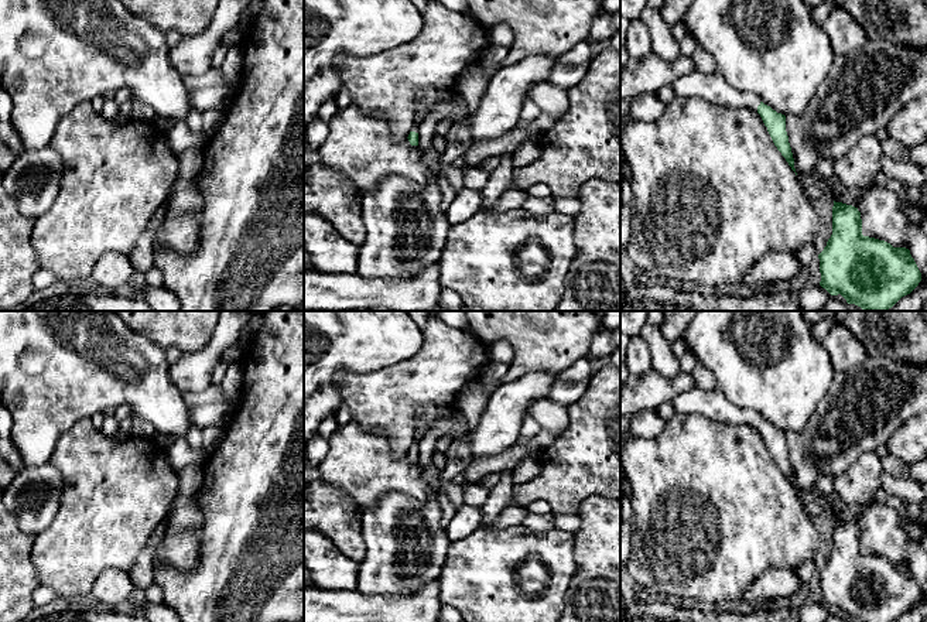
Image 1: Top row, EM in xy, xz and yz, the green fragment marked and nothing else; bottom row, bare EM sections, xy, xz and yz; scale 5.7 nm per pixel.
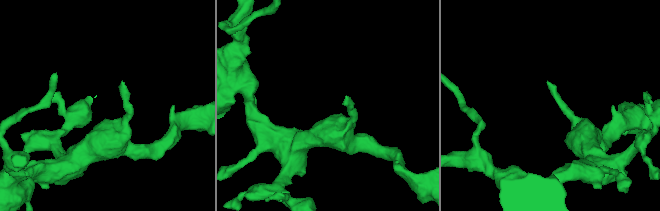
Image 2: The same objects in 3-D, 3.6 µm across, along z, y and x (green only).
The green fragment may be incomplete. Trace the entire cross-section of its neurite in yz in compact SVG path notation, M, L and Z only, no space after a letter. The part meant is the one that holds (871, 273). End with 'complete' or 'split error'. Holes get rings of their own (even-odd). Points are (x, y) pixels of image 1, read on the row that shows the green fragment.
M832 206L832 235L820 259L820 286L841 294L863 311L887 311L921 281L921 273L906 247L862 235L858 208Z; complete

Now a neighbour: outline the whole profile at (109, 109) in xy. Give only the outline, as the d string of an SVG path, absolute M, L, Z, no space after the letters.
M113 96L105 98L100 113L109 119L113 119L119 113L119 105Z

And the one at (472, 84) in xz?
M475 62L469 65L458 78L456 90L466 100L468 115L478 110L478 106L488 89L492 76L485 74L485 68Z

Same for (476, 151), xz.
M541 113L529 127L516 126L499 139L472 141L462 160L466 167L476 167L490 157L502 156L503 153L512 154L524 141L538 141L541 134L551 129L558 119L560 116Z

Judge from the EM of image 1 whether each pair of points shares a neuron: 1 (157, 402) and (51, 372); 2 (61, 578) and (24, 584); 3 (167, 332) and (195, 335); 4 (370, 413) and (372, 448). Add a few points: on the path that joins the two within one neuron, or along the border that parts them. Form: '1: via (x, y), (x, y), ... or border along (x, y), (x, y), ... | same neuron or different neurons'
1: via (130, 392), (122, 392), (105, 375), (78, 372) | same neuron
2: border along (31, 549), (31, 561), (41, 584) | different neurons
3: via (174, 332), (188, 332) | same neuron
4: border along (352, 419), (379, 431), (393, 457) | different neurons

